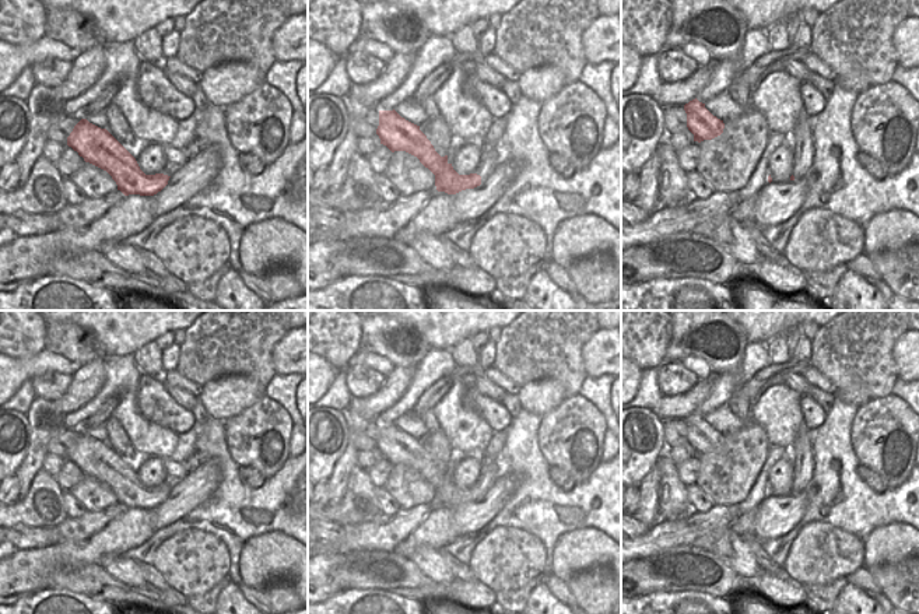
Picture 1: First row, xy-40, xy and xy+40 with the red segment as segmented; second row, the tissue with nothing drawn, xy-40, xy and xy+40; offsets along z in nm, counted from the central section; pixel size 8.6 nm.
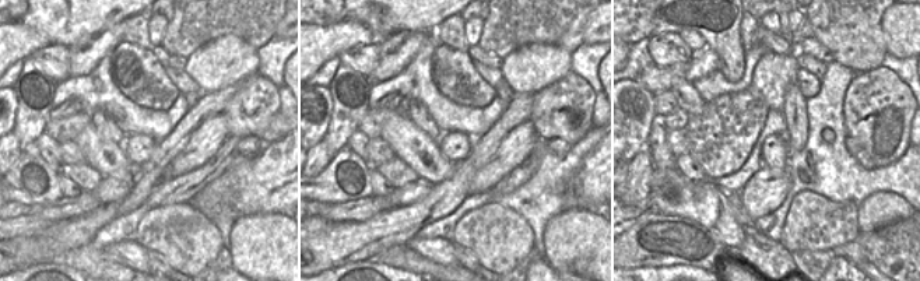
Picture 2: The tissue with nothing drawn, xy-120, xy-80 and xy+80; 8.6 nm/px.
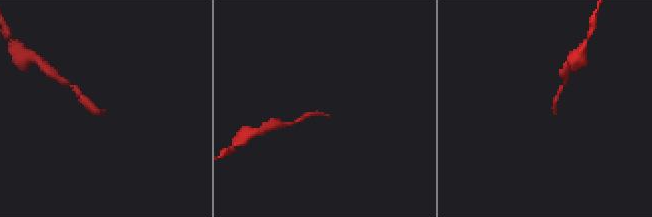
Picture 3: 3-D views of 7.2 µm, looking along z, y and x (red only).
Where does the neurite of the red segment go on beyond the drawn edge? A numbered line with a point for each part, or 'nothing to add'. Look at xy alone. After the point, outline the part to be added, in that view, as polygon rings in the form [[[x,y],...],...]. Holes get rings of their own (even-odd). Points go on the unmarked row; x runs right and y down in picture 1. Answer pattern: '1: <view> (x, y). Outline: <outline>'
nothing to add.

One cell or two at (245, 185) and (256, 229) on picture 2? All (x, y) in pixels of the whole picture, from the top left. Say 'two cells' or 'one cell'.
two cells

